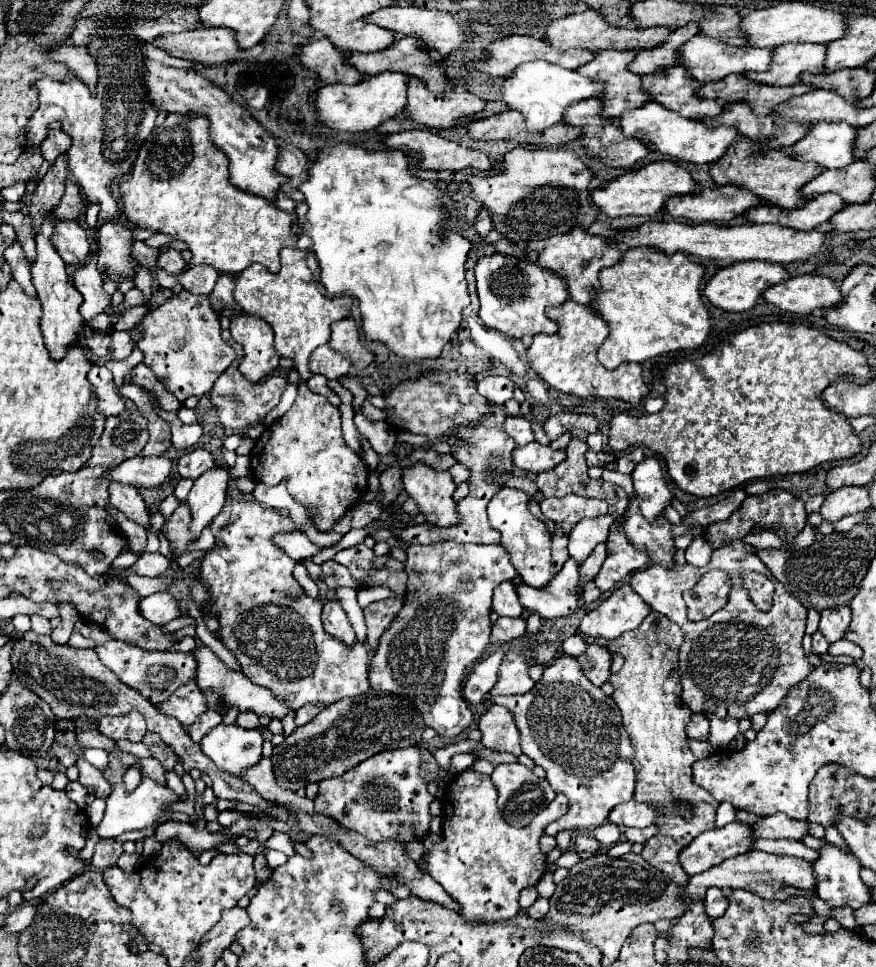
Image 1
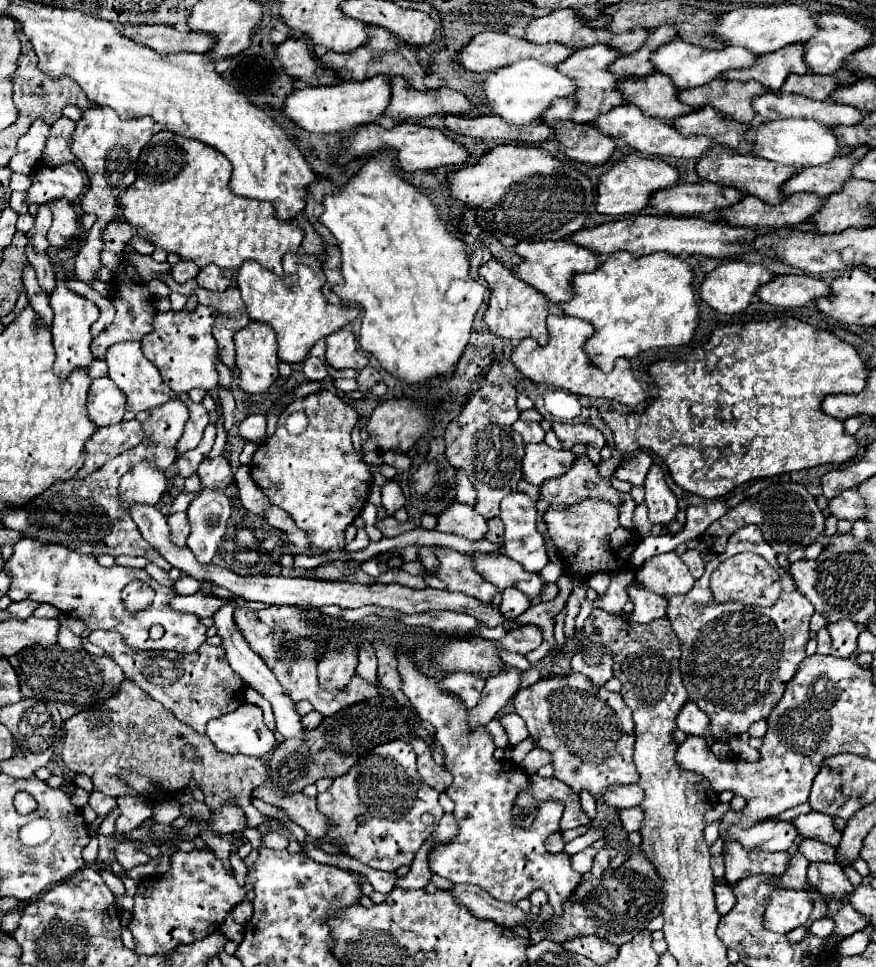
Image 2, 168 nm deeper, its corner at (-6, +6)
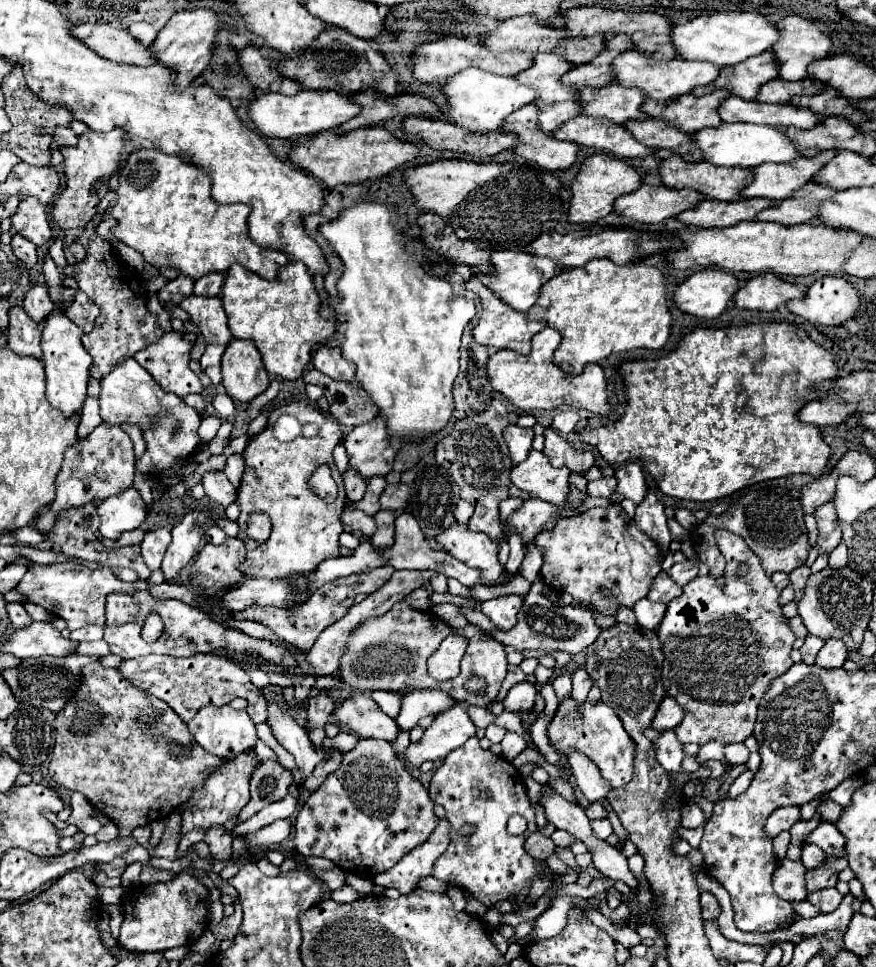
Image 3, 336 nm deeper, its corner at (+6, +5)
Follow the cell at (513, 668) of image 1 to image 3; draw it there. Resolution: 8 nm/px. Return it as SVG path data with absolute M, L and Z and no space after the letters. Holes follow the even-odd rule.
M457 701L451 709L447 709L447 713L437 715L431 727L425 729L423 737L405 749L407 765L419 767L427 759L447 757L447 753L473 737L475 725L467 713L467 707L471 707L467 701Z

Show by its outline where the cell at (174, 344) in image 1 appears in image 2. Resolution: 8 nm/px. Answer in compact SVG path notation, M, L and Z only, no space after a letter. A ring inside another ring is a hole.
M197 306L195 312L165 312L157 314L153 322L153 332L147 334L141 340L141 350L147 360L151 360L163 380L175 390L175 392L189 392L193 388L201 390L213 390L217 388L217 342L211 334L211 326L217 312L211 306Z

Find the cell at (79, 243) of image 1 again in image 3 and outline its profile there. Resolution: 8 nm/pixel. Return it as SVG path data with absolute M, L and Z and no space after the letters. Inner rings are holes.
M37 197L23 199L17 207L17 213L11 217L11 223L17 233L23 233L35 245L43 245L53 237L49 207L37 201Z

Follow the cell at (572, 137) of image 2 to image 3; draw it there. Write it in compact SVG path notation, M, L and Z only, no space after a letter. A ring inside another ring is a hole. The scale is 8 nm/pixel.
M533 103L507 117L507 125L503 125L503 129L517 133L515 153L525 157L527 163L536 163L534 165L549 169L552 173L571 167L577 159L579 145L571 141L559 141L553 135L543 133L539 129L537 117L539 107Z

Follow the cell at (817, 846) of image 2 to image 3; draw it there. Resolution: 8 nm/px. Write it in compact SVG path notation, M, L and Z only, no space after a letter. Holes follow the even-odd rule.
M809 843L803 845L801 857L803 857L803 865L805 865L807 869L815 869L815 867L821 865L821 861L825 861L825 853L823 853L819 847L809 845Z

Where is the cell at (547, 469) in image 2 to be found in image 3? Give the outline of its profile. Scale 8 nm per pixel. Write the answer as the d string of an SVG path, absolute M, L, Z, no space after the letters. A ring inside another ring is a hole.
M531 449L527 459L511 469L515 487L549 503L563 503L569 487L569 469L553 467L541 451Z

